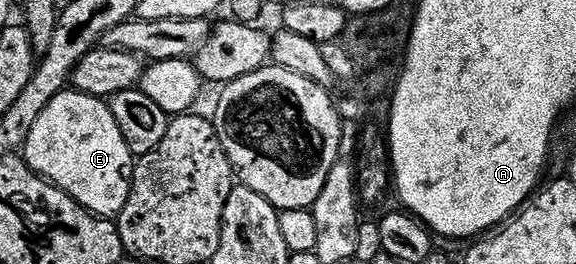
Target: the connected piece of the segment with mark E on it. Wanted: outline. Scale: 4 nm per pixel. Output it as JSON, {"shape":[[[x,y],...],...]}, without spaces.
{"shape":[[[63,90],[39,114],[22,147],[22,159],[49,184],[69,193],[97,218],[116,218],[132,193],[134,153],[111,107],[101,97]]]}

